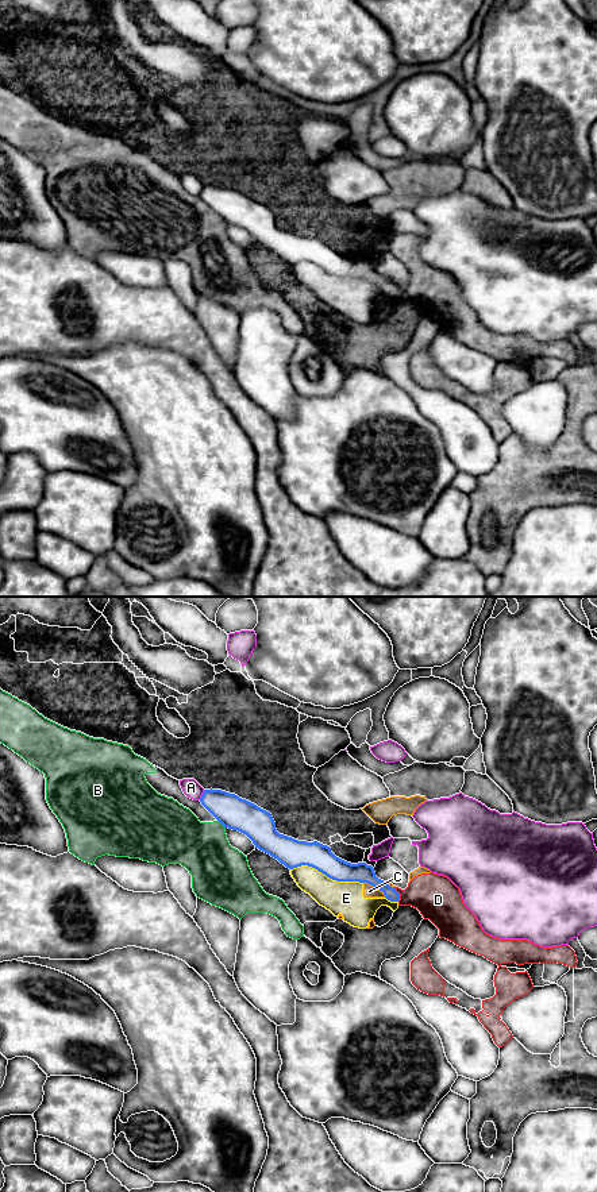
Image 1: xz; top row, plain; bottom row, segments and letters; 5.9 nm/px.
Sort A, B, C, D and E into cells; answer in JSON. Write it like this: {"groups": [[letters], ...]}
{"groups": [["A"], ["B", "C", "D", "E"]]}

